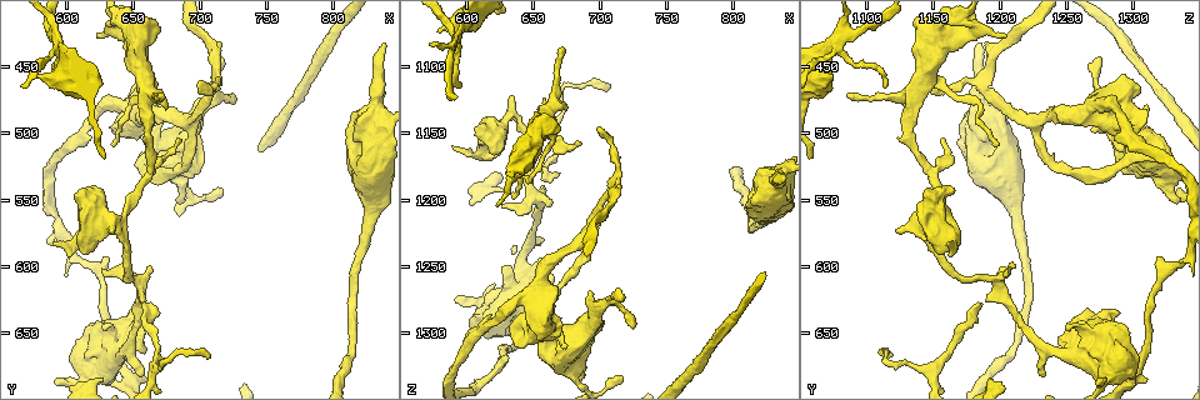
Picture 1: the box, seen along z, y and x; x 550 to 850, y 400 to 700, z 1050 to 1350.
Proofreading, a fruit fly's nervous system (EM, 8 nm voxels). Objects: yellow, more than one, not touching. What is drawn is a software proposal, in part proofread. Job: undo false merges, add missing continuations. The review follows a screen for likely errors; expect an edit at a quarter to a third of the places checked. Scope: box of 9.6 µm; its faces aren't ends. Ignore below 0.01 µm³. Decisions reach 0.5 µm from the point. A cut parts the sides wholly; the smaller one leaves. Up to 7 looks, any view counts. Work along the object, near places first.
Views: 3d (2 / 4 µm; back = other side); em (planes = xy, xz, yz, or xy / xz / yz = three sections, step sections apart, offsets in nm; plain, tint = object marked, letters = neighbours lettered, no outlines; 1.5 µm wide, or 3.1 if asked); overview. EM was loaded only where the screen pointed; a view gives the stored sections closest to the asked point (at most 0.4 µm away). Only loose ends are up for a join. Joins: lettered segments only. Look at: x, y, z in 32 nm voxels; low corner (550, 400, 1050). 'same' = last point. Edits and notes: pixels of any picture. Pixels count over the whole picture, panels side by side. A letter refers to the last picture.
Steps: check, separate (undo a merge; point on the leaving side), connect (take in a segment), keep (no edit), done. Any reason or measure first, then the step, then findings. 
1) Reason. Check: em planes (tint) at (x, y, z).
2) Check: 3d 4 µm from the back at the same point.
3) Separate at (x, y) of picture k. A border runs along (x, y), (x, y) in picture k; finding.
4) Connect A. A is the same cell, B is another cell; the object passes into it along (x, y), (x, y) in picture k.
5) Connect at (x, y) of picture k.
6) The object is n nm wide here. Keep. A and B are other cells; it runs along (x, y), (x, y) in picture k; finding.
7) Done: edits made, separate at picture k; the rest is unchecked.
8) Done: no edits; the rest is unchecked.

Thick end. Check: 3d 2 µm at (676, 478, 1310).

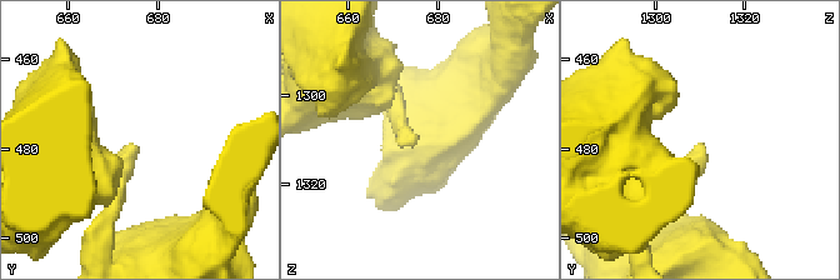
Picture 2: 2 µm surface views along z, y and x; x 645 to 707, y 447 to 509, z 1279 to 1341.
Shape alone is not enough. Check: em planes (plain) at (675, 479, 1310).

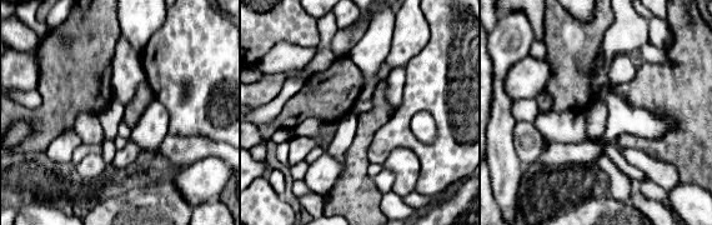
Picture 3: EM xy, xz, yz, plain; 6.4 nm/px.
Check: em planes (letters) at the same point.

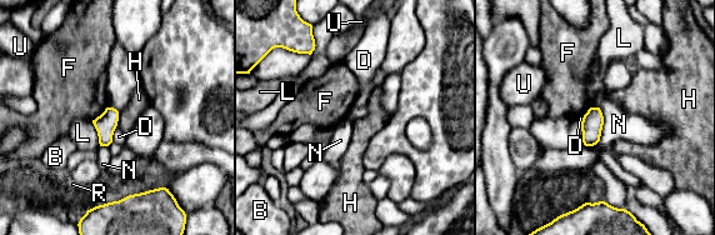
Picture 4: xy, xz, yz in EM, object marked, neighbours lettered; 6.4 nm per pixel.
The longest contact is with N, 240 nm. Keep. B, D, F, H, L, N, R and U are other cells; a border runs along (91, 121), (100, 145) in picture 4; no lettered segment goes on from it.

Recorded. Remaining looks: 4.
Calibre changes. Check: em planes (plain) at (650, 640, 1276).

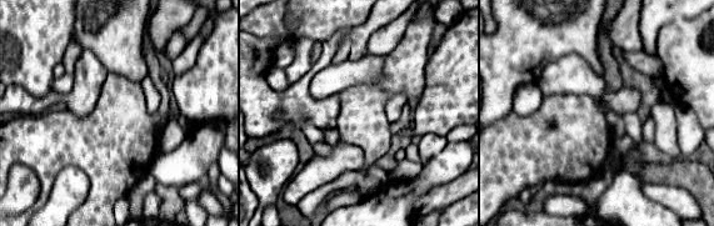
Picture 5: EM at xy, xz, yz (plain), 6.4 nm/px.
Check: em planes (letters) at the same point.

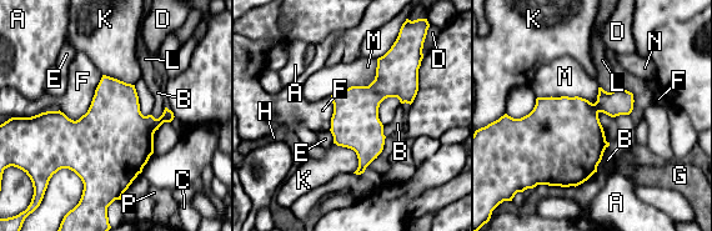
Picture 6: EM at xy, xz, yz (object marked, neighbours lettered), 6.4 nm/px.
Keep. A, B, C, D, E, F, G, H, K, L, M, N and P are other cells; a border runs along (103, 75), (84, 114), (59, 110) in picture 6; all the same cell.

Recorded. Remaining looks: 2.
Done: no edits; the rest is unchecked.

